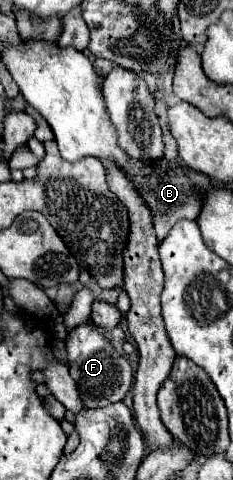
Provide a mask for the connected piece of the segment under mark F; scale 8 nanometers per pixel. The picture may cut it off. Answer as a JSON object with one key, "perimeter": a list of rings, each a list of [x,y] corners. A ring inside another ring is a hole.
{"perimeter":[[[92,324],[76,326],[66,338],[68,368],[72,380],[78,384],[78,392],[84,408],[104,408],[126,396],[132,382],[132,368],[126,358],[122,358],[110,344],[110,340],[100,334]]]}

